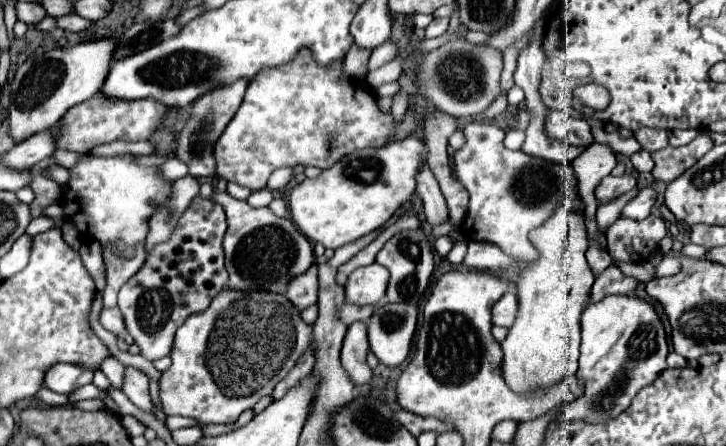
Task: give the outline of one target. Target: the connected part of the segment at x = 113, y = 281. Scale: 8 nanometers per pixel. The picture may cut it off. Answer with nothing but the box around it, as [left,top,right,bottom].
[102,245,146,307]

